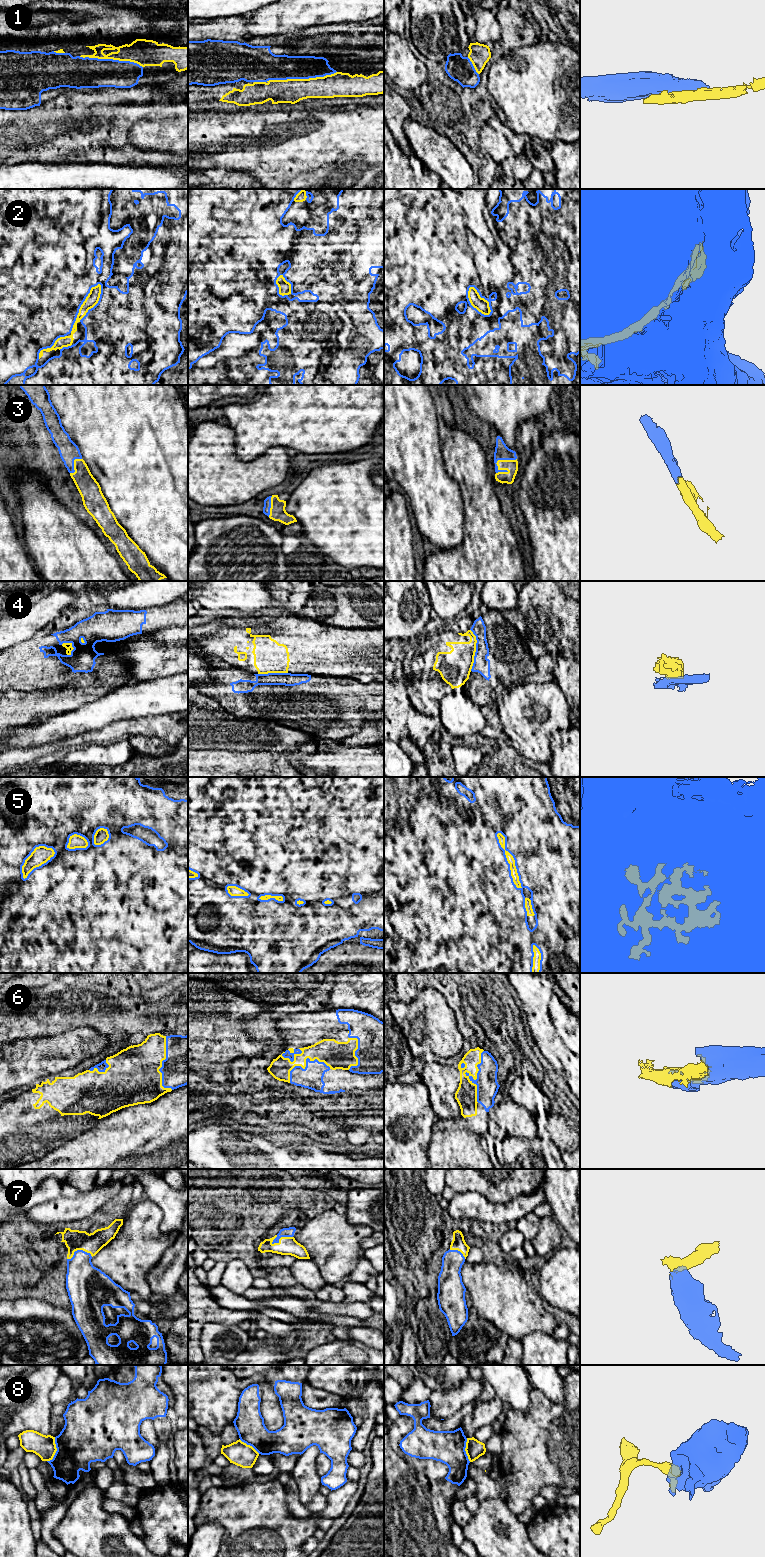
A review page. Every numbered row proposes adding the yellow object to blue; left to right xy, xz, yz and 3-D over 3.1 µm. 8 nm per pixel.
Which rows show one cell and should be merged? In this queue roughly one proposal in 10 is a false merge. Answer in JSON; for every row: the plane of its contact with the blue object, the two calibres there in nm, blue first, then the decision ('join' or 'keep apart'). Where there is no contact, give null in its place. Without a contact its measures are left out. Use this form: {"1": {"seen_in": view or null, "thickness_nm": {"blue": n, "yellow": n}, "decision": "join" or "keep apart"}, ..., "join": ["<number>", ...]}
{"1": {"seen_in": "xz", "thickness_nm": {"blue": 220, "yellow": 190}, "decision": "join"}, "2": {"seen_in": "xy", "thickness_nm": {"blue": 500, "yellow": 100}, "decision": "join"}, "3": {"seen_in": "yz", "thickness_nm": {"blue": 120, "yellow": 100}, "decision": "join"}, "4": {"seen_in": "yz", "thickness_nm": {"blue": 130, "yellow": 260}, "decision": "keep apart"}, "5": {"seen_in": "yz", "thickness_nm": {"blue": 500, "yellow": 60}, "decision": "join"}, "6": {"seen_in": "yz", "thickness_nm": {"blue": 180, "yellow": 180}, "decision": "join"}, "7": {"seen_in": "xz", "thickness_nm": {"blue": 80, "yellow": 140}, "decision": "join"}, "8": {"seen_in": "xy", "thickness_nm": {"blue": 400, "yellow": 180}, "decision": "keep apart"}, "join": ["1", "2", "3", "5", "6", "7"]}

